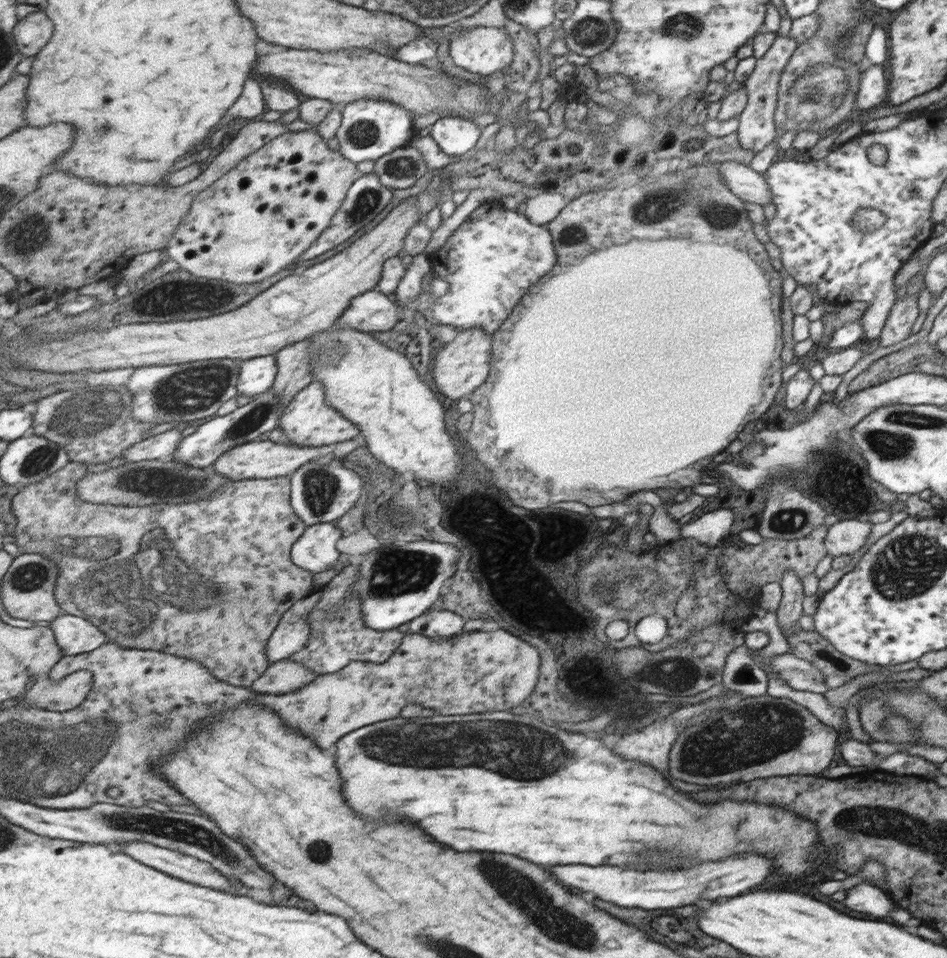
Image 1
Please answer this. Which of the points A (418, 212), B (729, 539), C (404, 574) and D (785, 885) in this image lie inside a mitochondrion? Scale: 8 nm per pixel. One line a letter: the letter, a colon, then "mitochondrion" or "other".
A: other
B: other
C: mitochondrion
D: other

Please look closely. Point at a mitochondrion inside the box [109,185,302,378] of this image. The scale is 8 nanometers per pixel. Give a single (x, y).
(177, 298)

